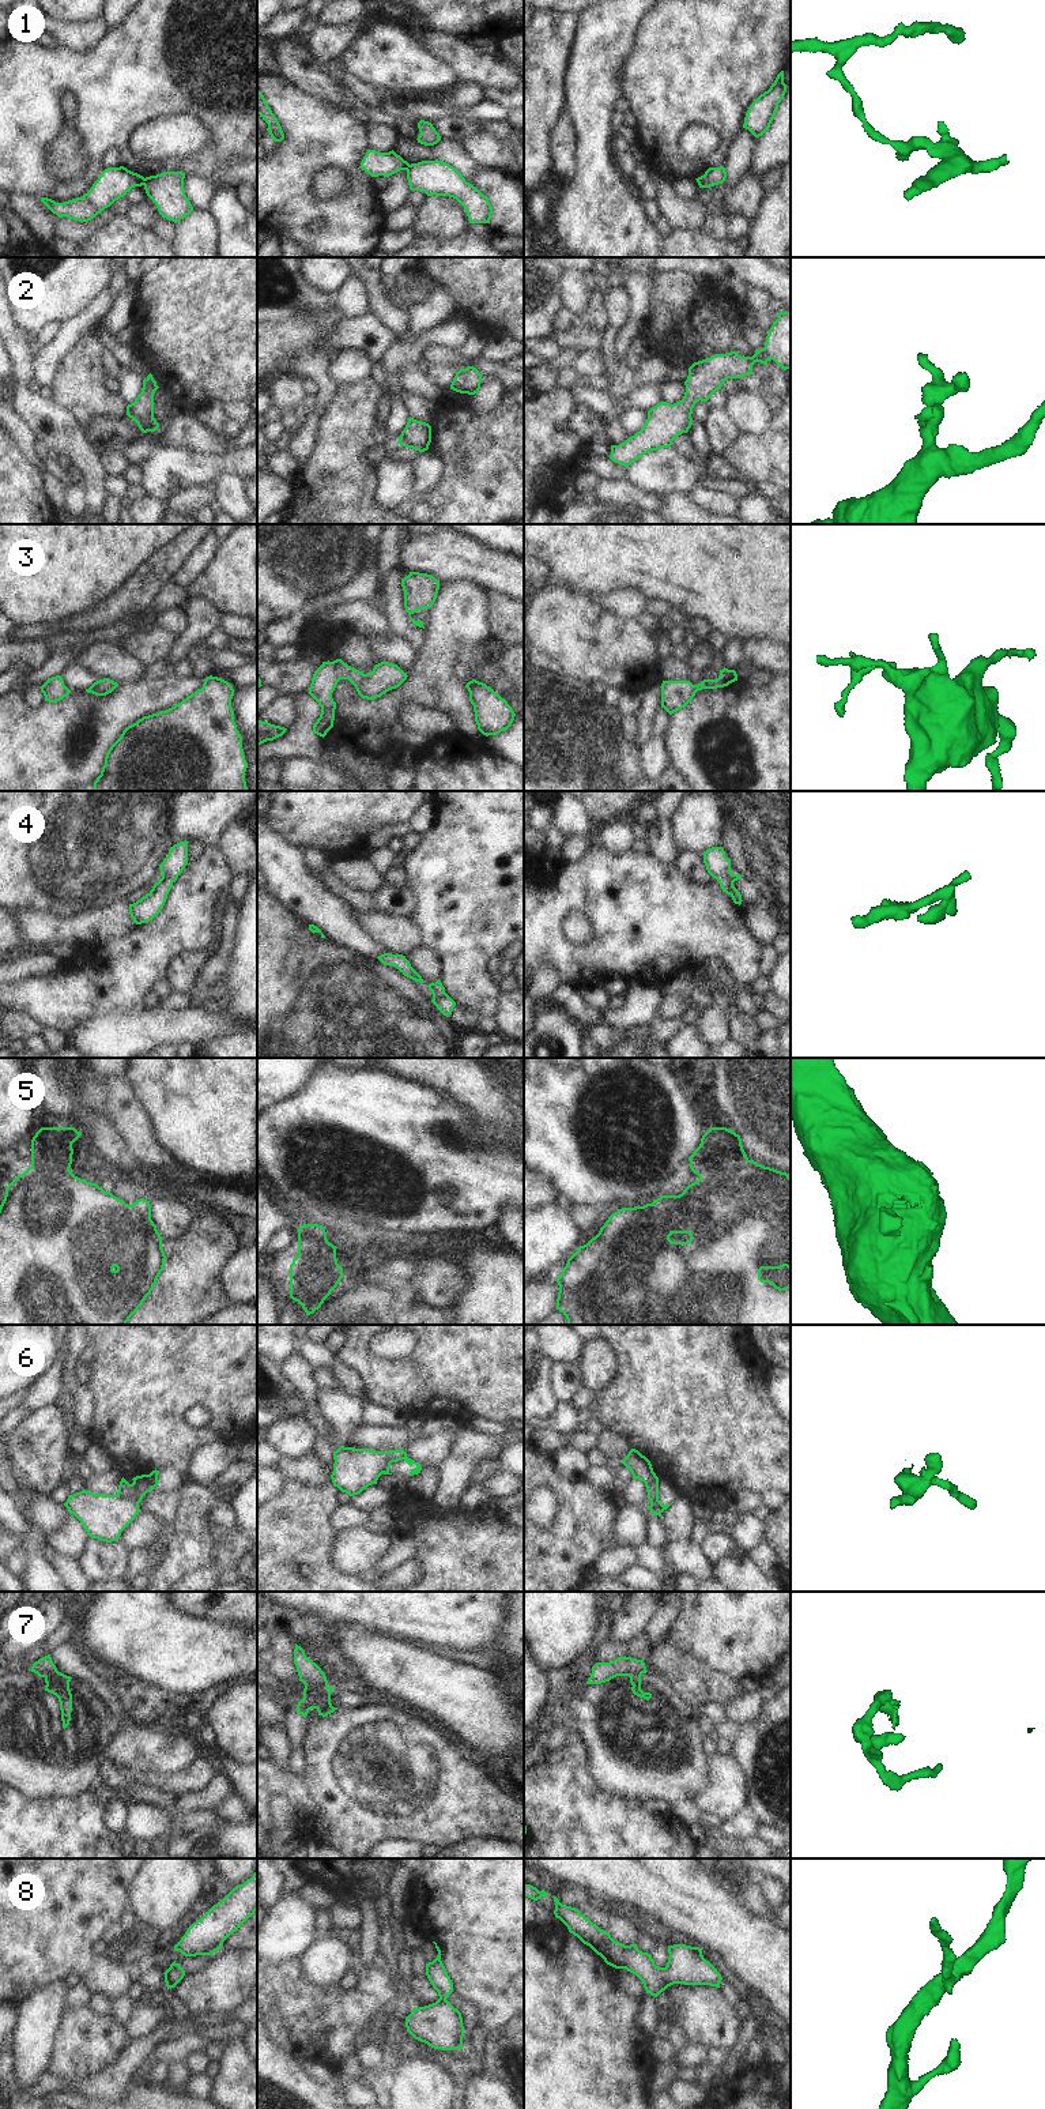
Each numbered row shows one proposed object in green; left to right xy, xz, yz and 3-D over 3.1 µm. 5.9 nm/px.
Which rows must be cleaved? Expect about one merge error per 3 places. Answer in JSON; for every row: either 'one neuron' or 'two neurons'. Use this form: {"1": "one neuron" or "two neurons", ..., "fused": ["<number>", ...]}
{"1": "two neurons", "2": "one neuron", "3": "one neuron", "4": "one neuron", "5": "one neuron", "6": "two neurons", "7": "two neurons", "8": "one neuron", "fused": ["1", "6", "7"]}

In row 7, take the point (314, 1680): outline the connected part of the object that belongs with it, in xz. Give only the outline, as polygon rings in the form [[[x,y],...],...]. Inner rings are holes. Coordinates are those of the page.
[[[295,1643],[294,1664],[299,1681],[305,1684],[303,1698],[316,1698],[328,1690],[328,1680],[321,1668],[305,1656],[305,1650]]]

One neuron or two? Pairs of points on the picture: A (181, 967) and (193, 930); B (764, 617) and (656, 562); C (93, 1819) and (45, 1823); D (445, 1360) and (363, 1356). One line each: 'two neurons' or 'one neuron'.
A: two neurons
B: one neuron
C: one neuron
D: one neuron

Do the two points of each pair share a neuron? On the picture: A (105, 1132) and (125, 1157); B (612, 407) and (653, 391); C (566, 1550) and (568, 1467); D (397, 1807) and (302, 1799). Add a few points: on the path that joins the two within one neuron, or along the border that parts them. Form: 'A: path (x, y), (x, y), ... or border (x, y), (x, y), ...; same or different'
A: path (106, 1138), (119, 1151); same
B: path (622, 405), (644, 396); same
C: border (550, 1457), (561, 1473), (583, 1477); different
D: border (302, 1776), (310, 1797), (331, 1827); different

